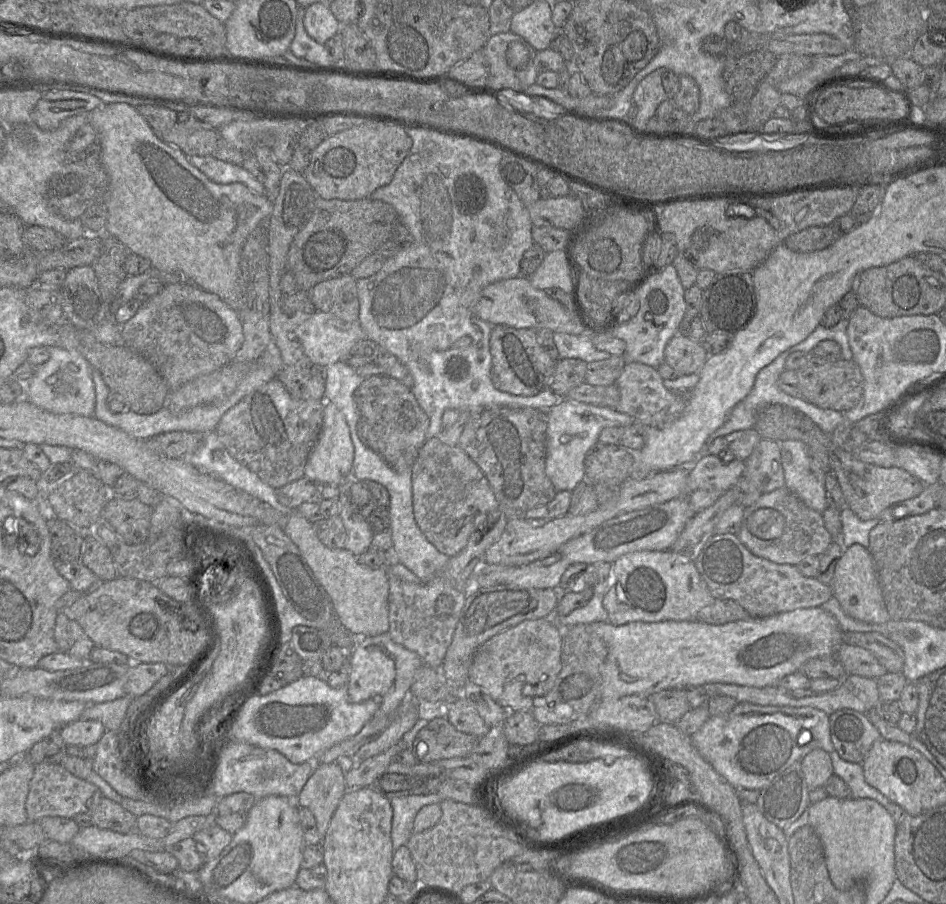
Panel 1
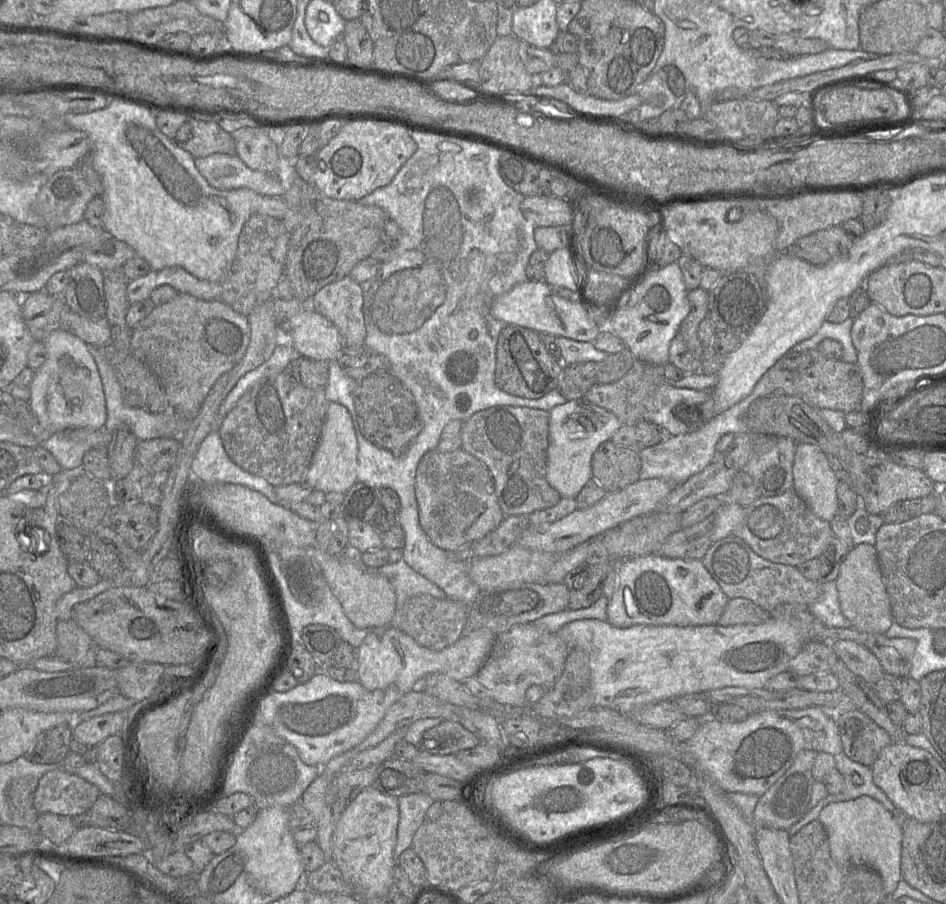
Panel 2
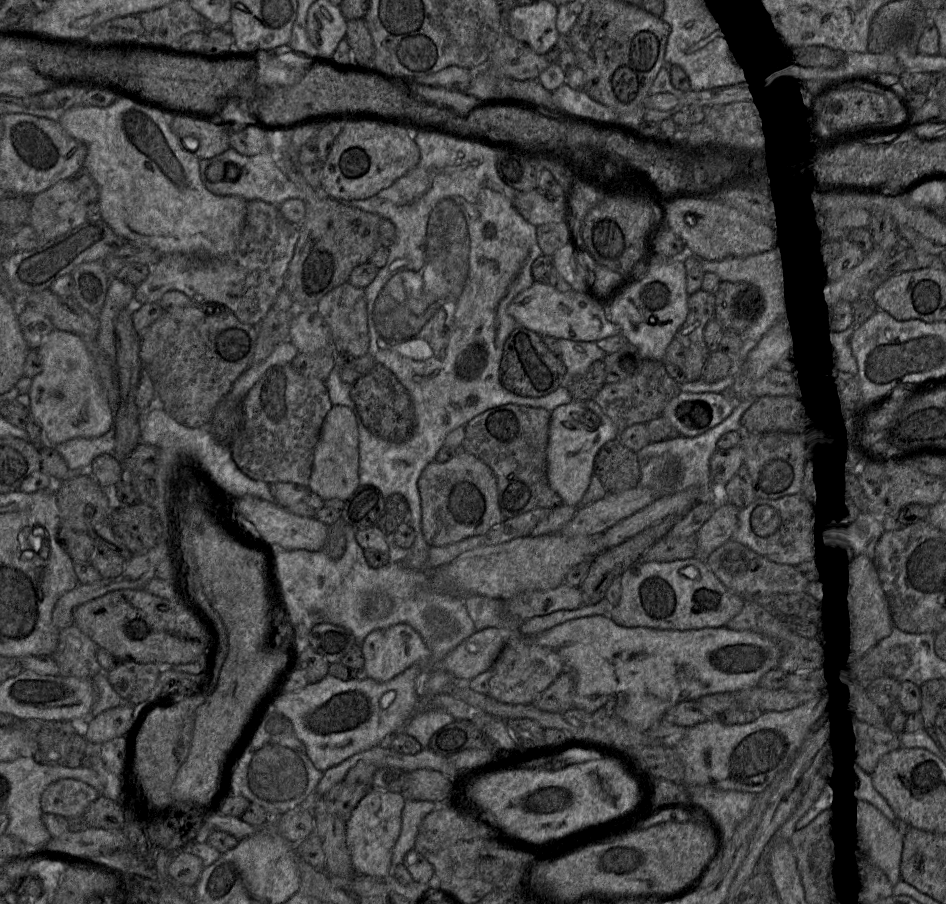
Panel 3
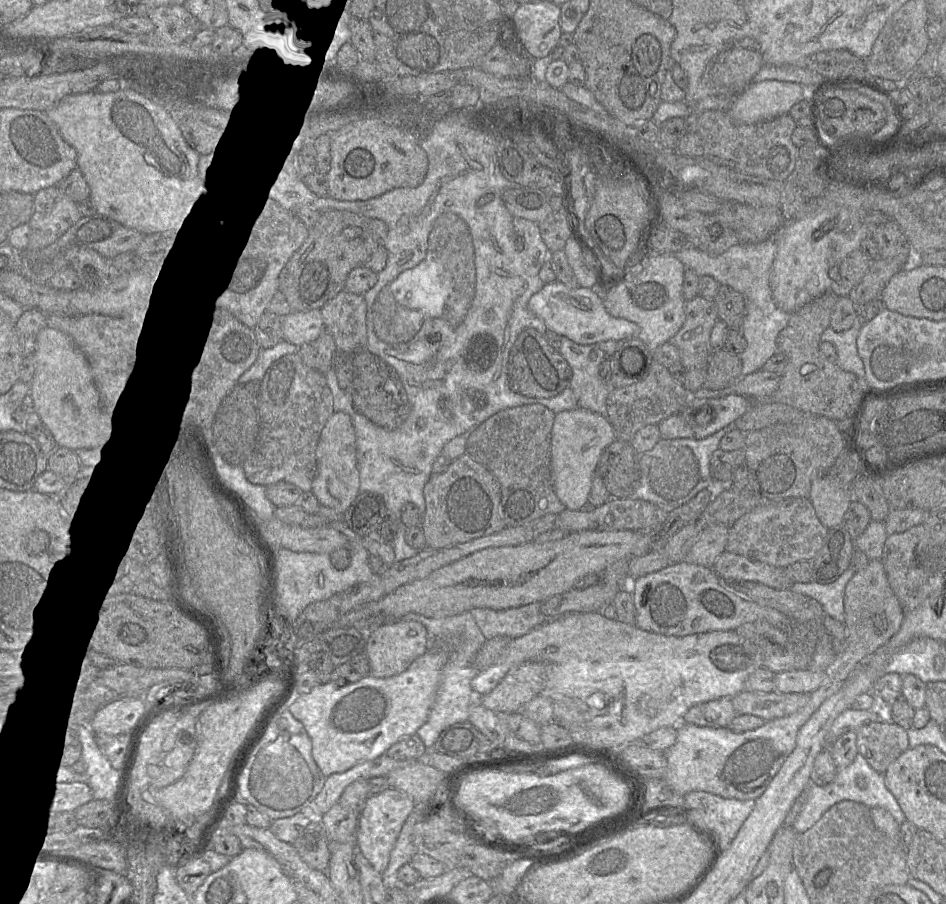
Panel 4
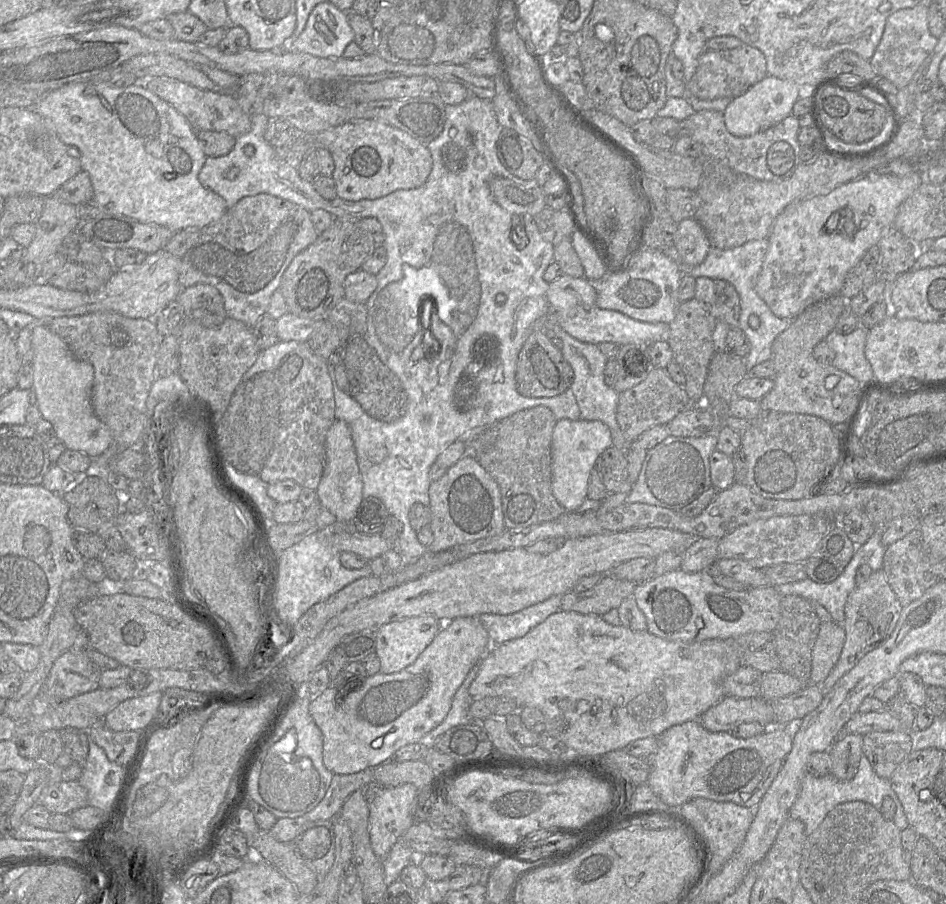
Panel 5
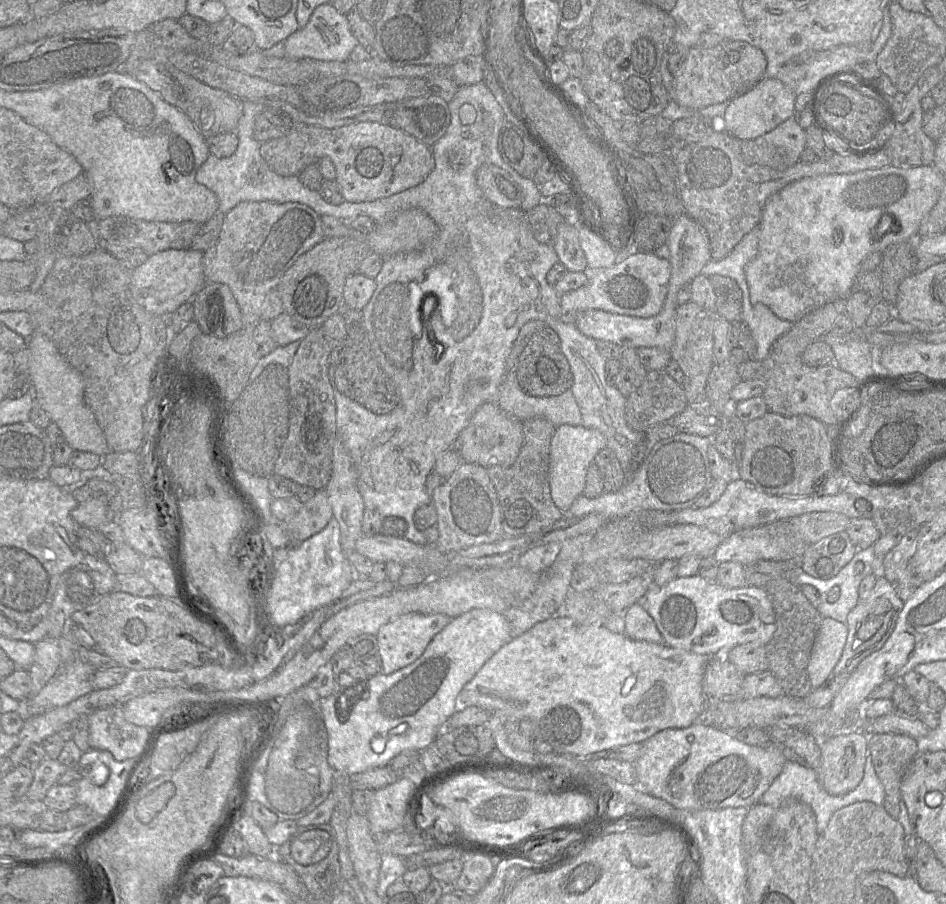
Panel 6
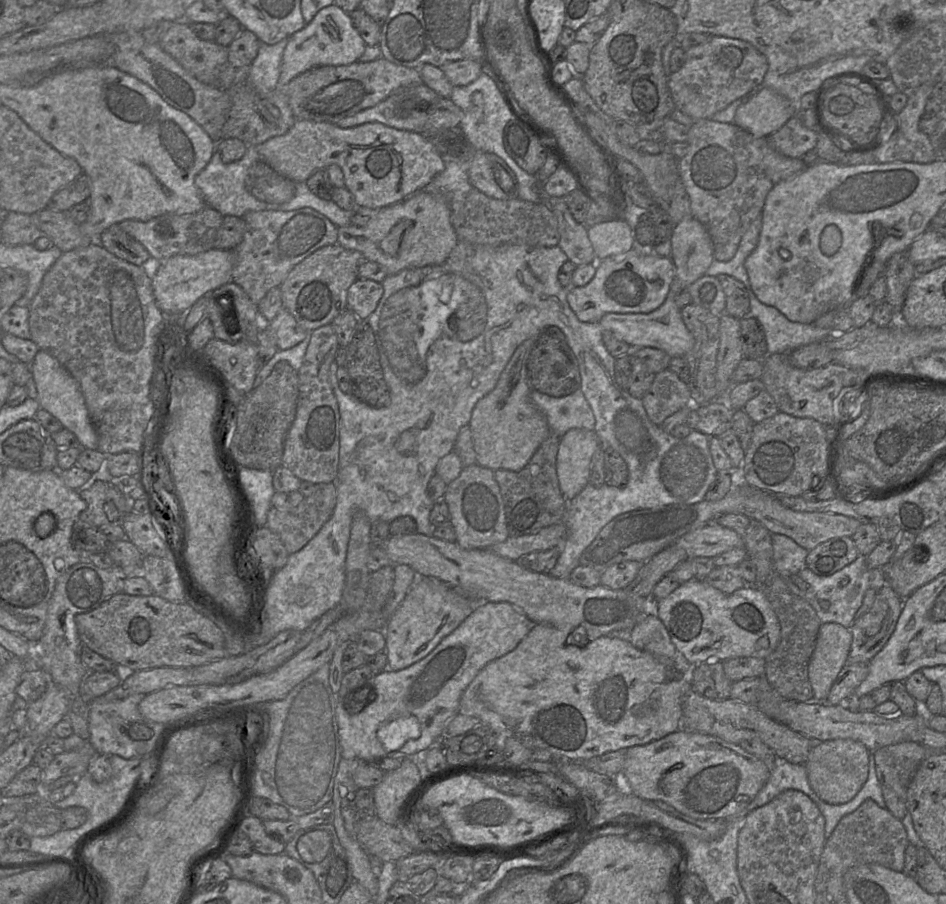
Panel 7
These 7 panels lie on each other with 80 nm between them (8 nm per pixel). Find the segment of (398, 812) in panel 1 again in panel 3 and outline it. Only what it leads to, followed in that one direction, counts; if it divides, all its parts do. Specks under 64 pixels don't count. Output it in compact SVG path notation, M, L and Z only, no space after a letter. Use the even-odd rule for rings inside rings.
M407 798L404 808L402 810L402 825L400 835L392 852L391 875L393 872L393 868L403 863L404 857L407 854L407 852L414 848L418 829L421 822L429 813L431 813L434 810L434 808L435 802L433 801L414 800Z

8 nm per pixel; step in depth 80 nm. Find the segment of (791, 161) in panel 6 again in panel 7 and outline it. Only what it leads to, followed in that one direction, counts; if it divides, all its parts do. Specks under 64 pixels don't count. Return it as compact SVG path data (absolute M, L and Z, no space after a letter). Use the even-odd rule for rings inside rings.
M794 116L767 139L781 154L789 158L801 158L808 151L815 149L818 137L815 129L804 127Z

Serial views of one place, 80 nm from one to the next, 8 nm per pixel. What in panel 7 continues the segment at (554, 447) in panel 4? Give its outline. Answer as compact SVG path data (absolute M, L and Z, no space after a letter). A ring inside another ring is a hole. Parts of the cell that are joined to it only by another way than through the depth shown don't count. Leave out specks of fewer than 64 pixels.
M571 429L560 438L557 476L566 501L589 483L592 458L600 446L602 442L594 430Z

